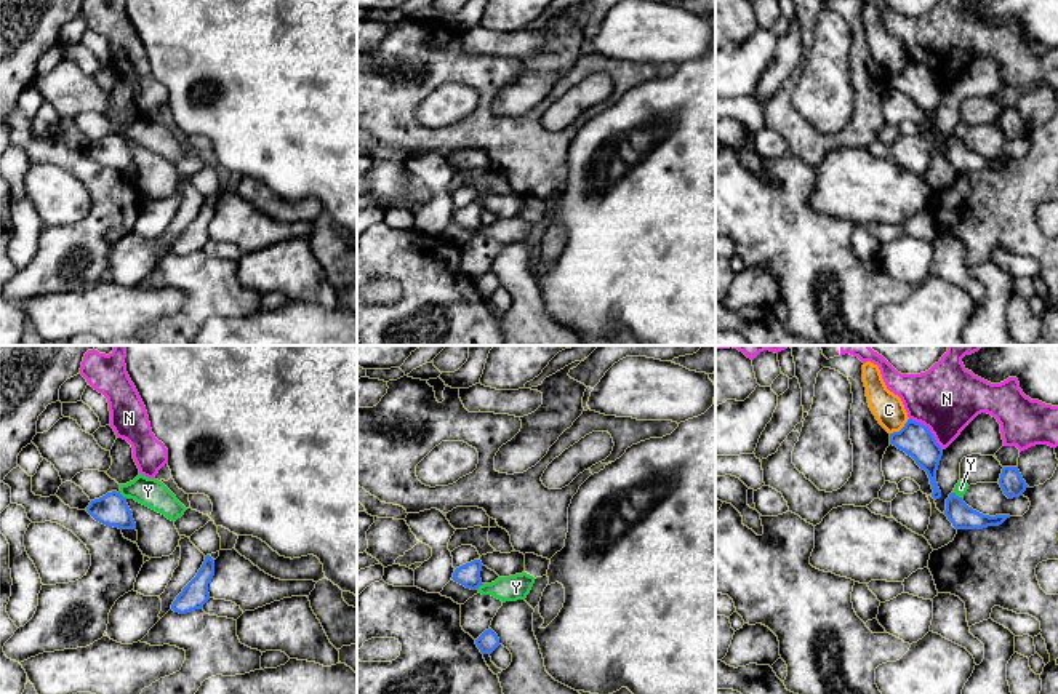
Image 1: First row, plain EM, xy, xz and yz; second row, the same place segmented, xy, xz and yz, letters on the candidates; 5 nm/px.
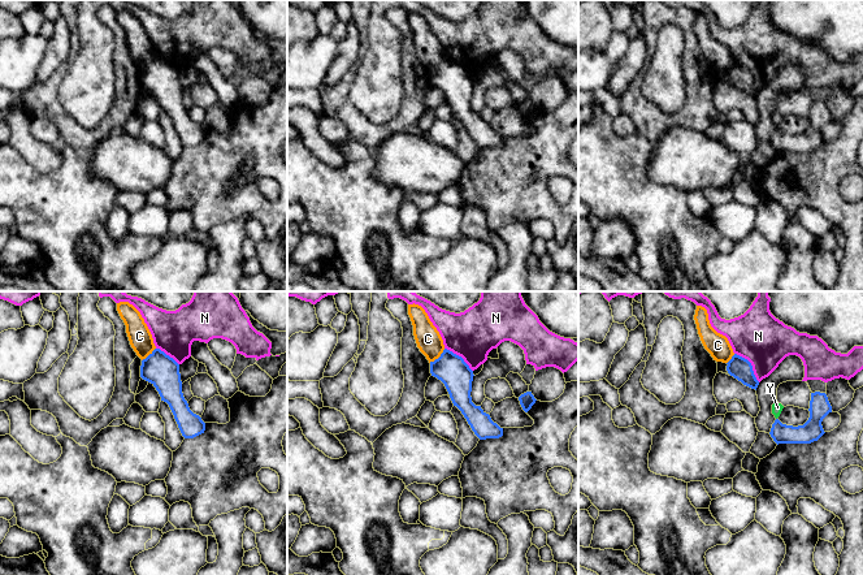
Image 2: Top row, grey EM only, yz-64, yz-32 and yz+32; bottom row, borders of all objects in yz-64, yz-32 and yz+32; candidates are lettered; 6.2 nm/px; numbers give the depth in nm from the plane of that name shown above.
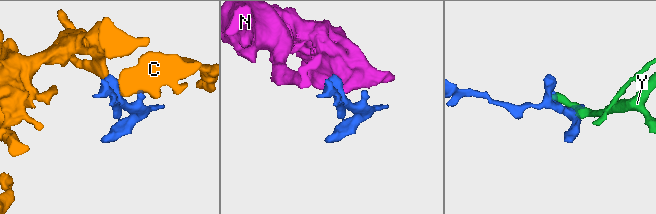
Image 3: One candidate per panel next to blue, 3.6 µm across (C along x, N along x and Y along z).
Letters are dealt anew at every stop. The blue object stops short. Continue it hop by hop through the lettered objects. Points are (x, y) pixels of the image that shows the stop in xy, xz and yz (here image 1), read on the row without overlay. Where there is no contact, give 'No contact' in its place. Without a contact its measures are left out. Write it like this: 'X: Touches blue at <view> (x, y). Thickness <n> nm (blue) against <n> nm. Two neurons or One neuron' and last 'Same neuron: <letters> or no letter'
C: Touches blue at yz (901, 71). Thickness 170 nm (blue) against 160 nm. Two neurons
N: Touches blue at yz (929, 72). Thickness 170 nm (blue) against 340 nm. Two neurons
Y: Touches blue at xy (122, 138). Thickness 160 nm (blue) against 140 nm. Two neurons
Same neuron: no letter

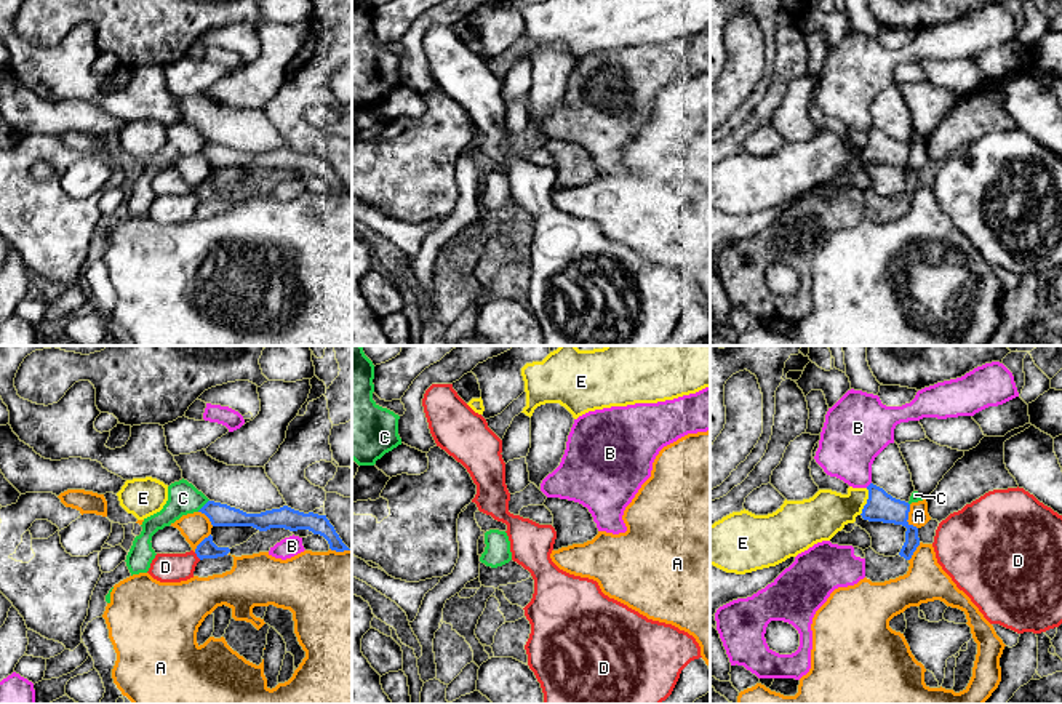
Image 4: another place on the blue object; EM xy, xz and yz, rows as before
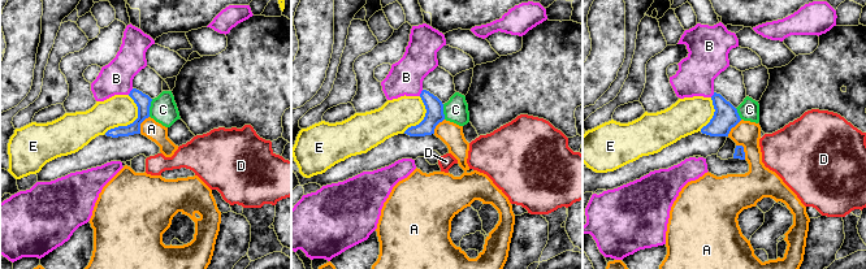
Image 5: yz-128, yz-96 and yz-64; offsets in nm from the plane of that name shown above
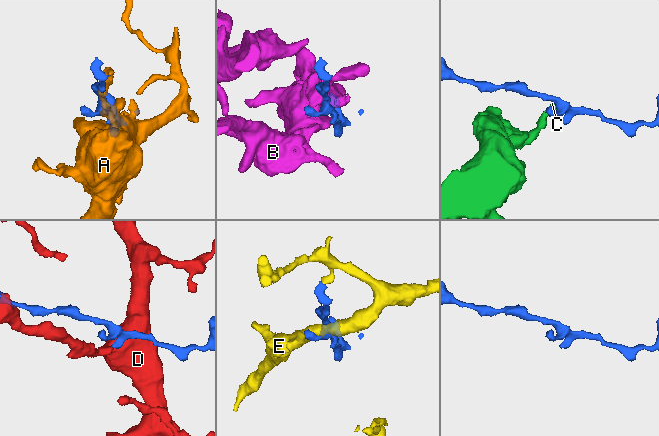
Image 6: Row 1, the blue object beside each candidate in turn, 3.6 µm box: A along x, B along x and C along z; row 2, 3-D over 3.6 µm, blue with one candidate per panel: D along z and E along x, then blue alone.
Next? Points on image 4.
A: Touches blue at yz (907, 159). Thickness 150 nm (blue) against 100 nm. Two neurons
B: Touches blue at yz (869, 127). Thickness 150 nm (blue) against 300 nm. Two neurons
C: Touches blue at xy (203, 148). Thickness 110 nm (blue) against 160 nm. Two neurons
D: Touches blue at xy (197, 197). Thickness 100 nm (blue) against 140 nm. Two neurons
E: Touches blue at yz (867, 143). Thickness 150 nm (blue) against 220 nm. Two neurons
Same neuron: no letter

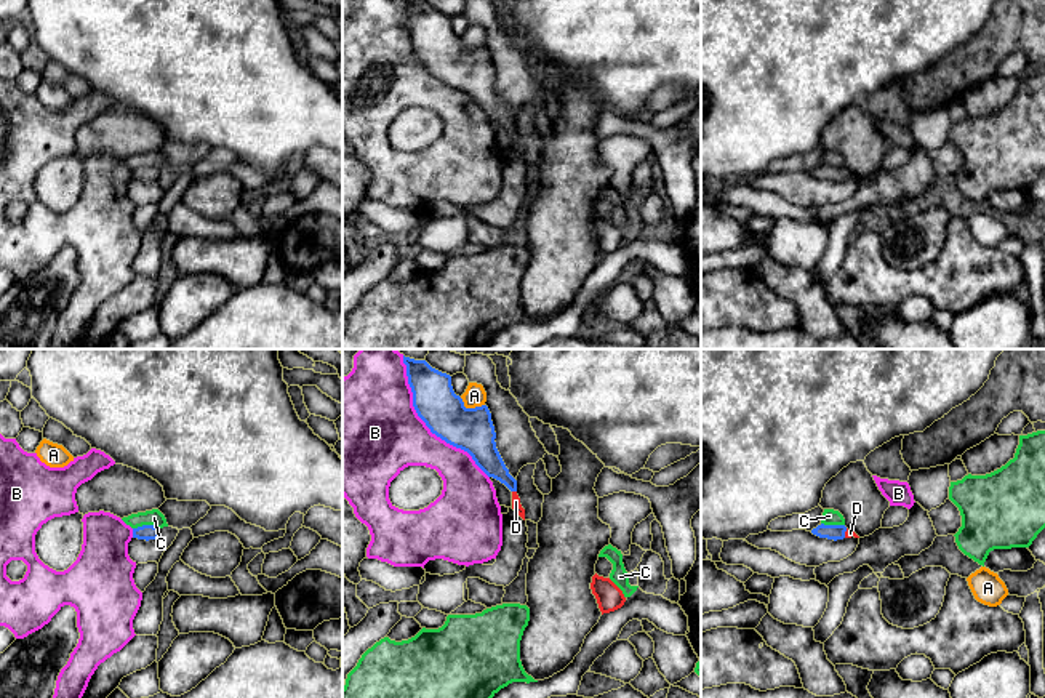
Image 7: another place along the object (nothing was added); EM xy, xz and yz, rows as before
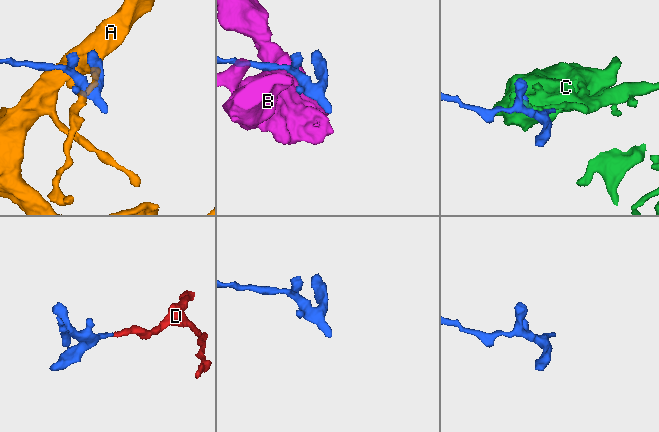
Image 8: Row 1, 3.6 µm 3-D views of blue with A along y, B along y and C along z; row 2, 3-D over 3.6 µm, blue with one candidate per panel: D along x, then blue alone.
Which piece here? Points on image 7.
A: Touches blue at xz (471, 50). Thickness 220 nm (blue) against 110 nm. Two neurons
B: Touches blue at xz (426, 66). Thickness 220 nm (blue) against 440 nm. Two neurons
C: Touches blue at xy (146, 167). Thickness 80 nm (blue) against 80 nm. Two neurons
D: Touches blue at xz (514, 132). Thickness 140 nm (blue) against 50 nm. One neuron
Same neuron: D

